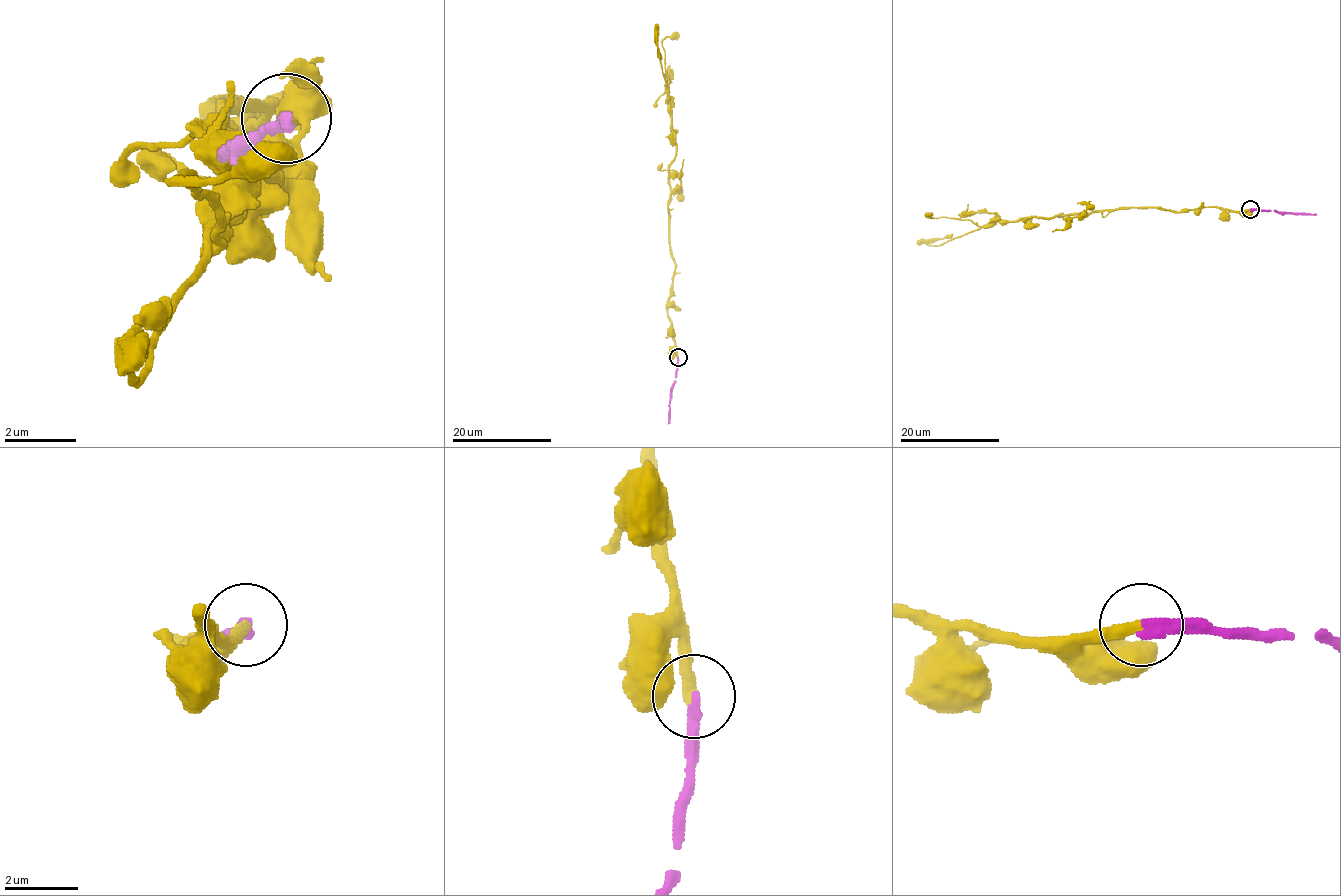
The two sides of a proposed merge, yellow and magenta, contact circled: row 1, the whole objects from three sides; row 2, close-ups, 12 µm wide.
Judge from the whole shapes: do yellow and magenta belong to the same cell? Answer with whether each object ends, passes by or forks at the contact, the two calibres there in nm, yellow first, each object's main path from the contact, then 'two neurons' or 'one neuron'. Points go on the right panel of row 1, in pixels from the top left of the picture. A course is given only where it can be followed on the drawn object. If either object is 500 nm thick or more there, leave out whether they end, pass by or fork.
yellow ends; magenta ends; calibres 360 and 360 nm; course yellow (1250, 209), (1118, 207), (990, 221), (953, 238), (917, 243); course magenta (1250, 210), (1317, 215); one neuron

